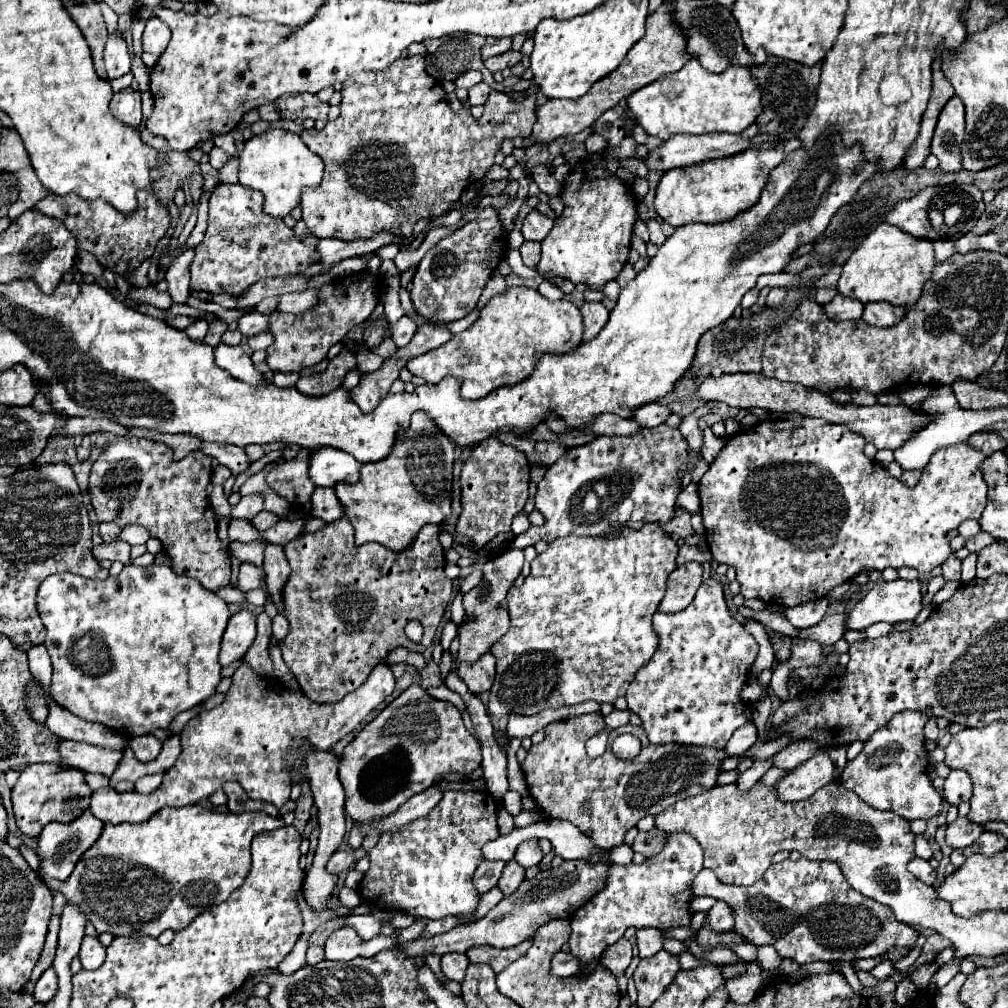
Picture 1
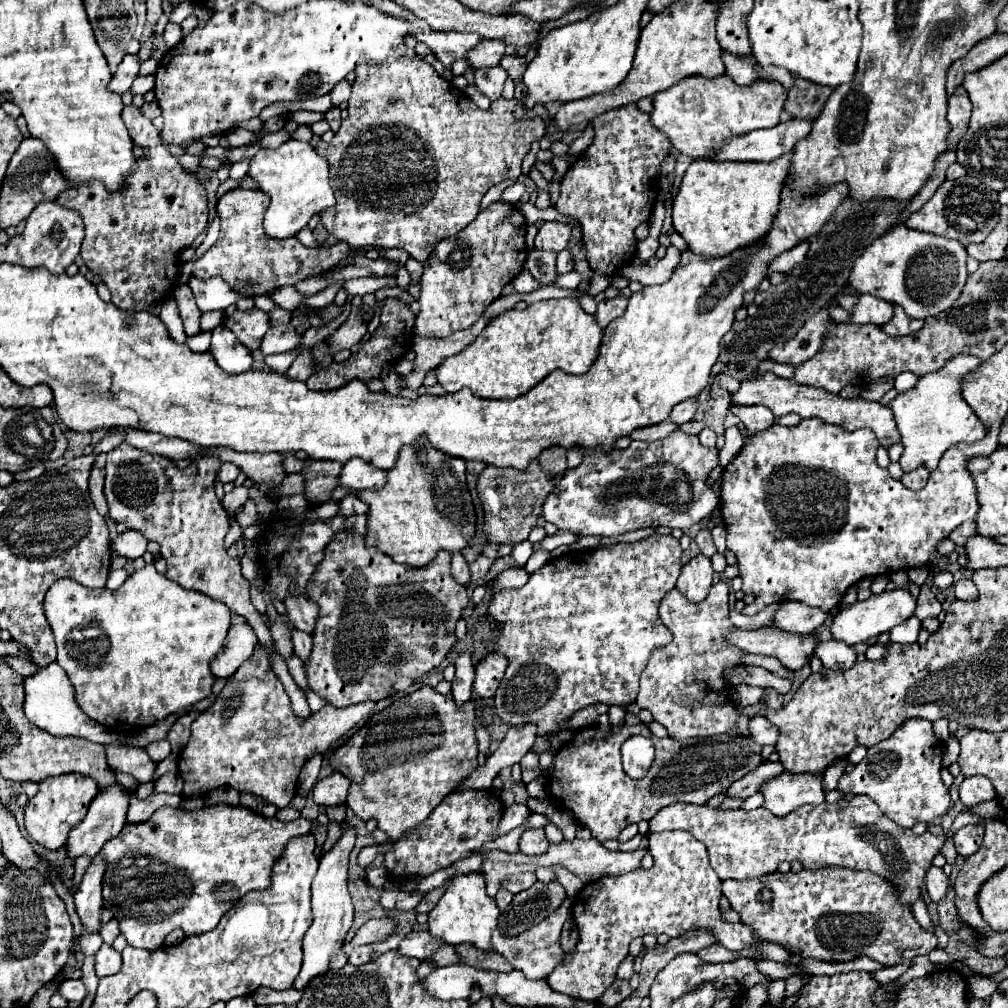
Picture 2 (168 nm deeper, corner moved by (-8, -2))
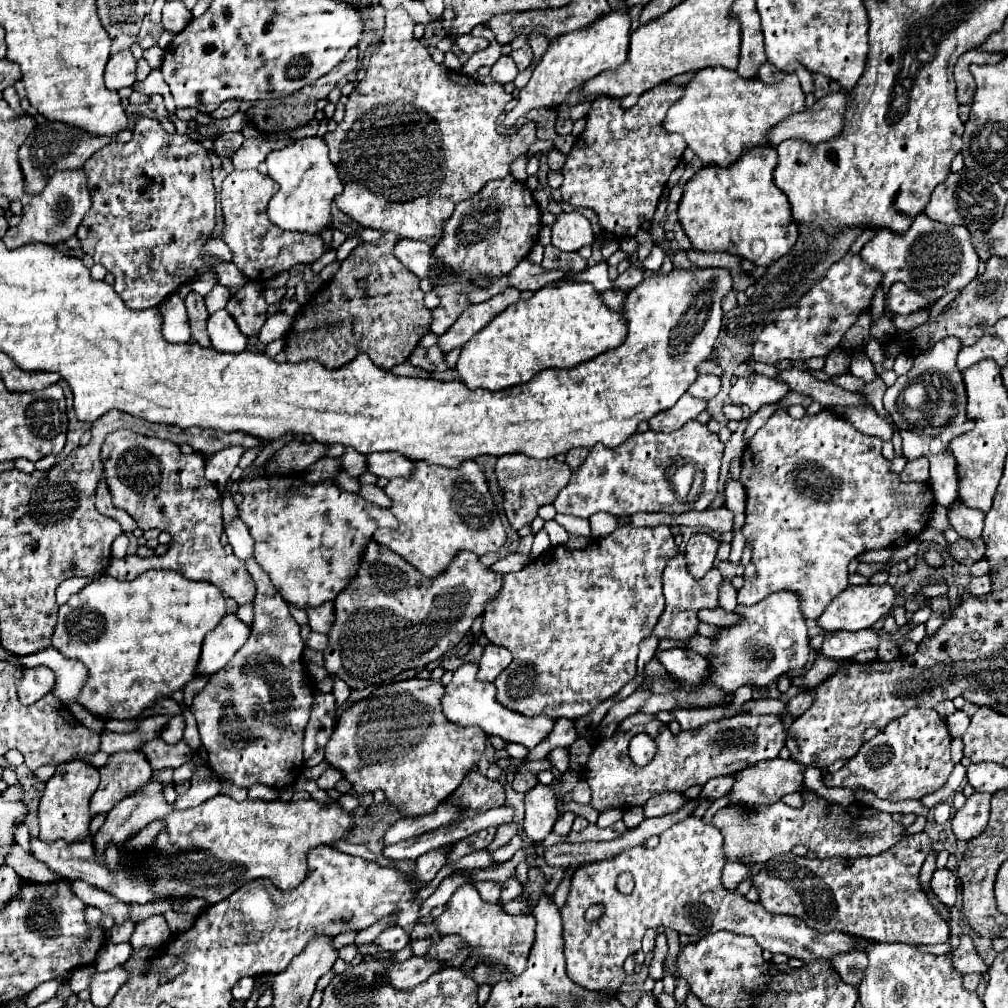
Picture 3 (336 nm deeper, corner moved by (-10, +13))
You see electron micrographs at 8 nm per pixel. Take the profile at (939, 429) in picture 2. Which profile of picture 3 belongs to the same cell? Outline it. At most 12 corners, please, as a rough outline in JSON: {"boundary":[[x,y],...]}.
{"boundary":[[954,337],[918,353],[884,393],[906,459],[958,497],[954,437],[974,427]]}

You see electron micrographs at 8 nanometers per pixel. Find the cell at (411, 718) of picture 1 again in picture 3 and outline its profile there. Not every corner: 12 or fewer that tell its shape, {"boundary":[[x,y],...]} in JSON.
{"boundary":[[408,679],[340,715],[326,761],[430,813],[486,747]]}

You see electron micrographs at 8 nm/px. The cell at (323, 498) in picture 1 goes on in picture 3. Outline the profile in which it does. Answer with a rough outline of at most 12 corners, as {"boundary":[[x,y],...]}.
{"boundary":[[364,485],[360,495],[378,507],[390,507],[392,501],[384,489]]}

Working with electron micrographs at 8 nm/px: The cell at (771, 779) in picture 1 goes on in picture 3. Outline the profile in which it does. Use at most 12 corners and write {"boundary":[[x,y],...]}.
{"boundary":[[728,795],[714,801],[702,817],[710,824],[716,812],[729,804]]}

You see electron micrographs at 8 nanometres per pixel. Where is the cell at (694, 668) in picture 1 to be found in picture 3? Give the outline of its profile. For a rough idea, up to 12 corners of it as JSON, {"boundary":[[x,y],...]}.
{"boundary":[[684,553],[664,569],[658,639],[696,635],[698,611],[718,607],[722,573],[690,577]]}

